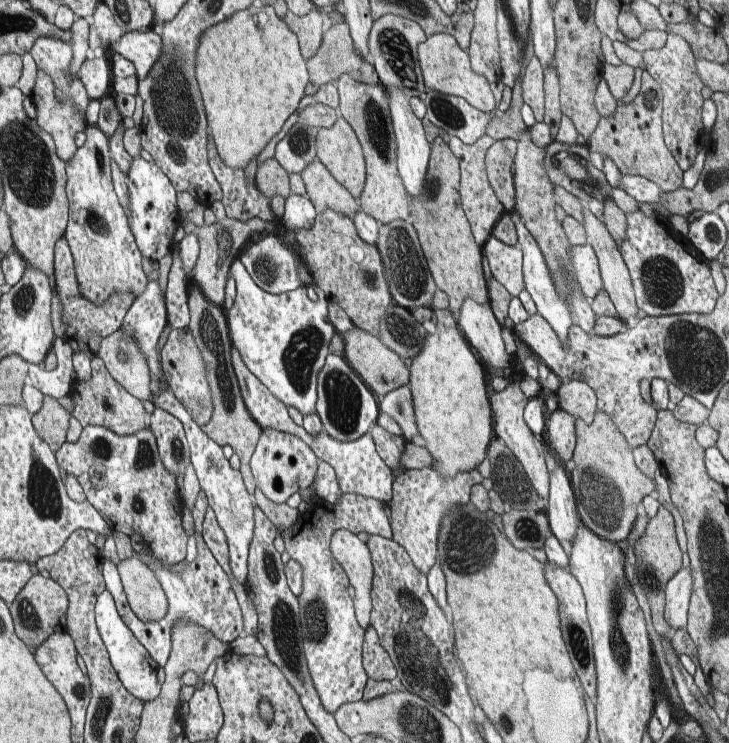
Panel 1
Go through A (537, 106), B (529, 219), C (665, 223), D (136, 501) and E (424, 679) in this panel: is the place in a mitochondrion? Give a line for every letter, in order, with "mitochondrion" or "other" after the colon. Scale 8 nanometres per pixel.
A: other
B: other
C: other
D: mitochondrion
E: mitochondrion

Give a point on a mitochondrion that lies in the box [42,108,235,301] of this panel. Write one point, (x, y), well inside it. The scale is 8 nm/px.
(92, 219)

